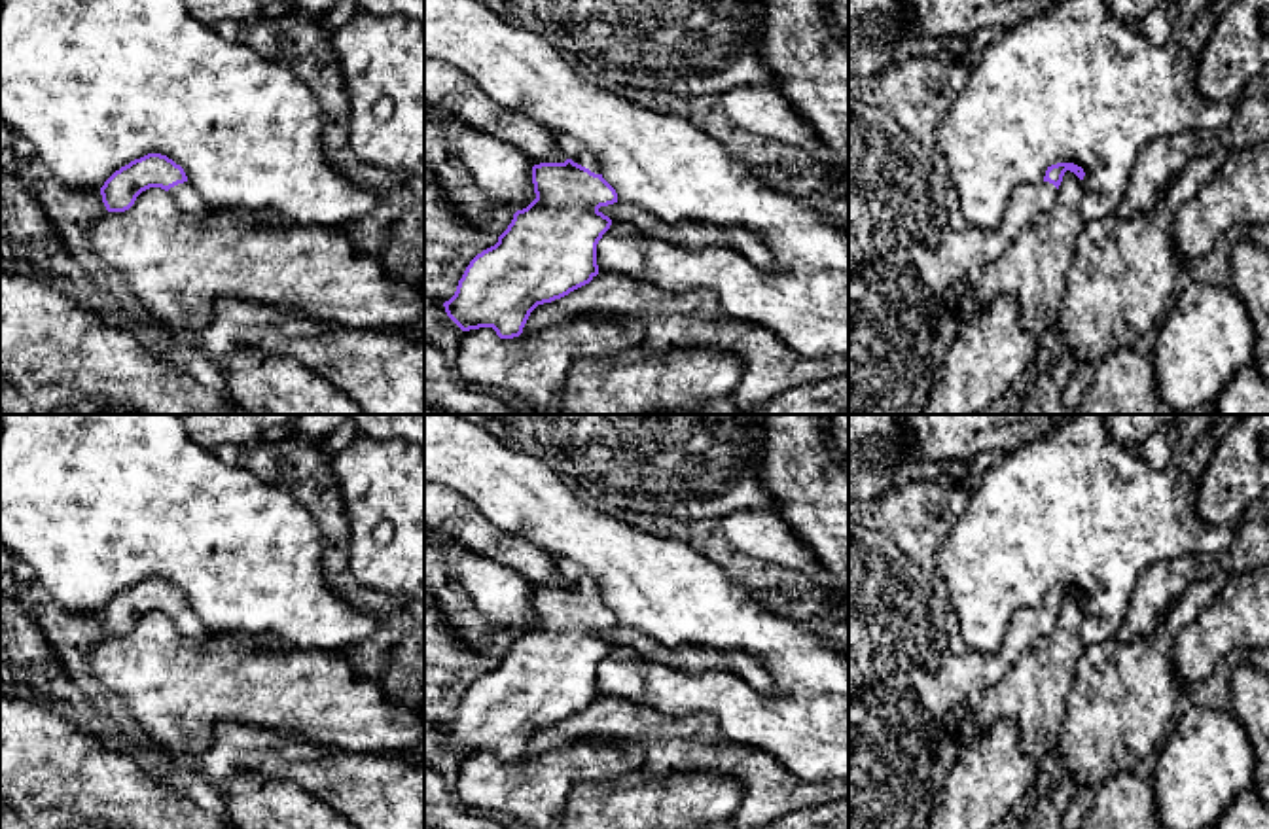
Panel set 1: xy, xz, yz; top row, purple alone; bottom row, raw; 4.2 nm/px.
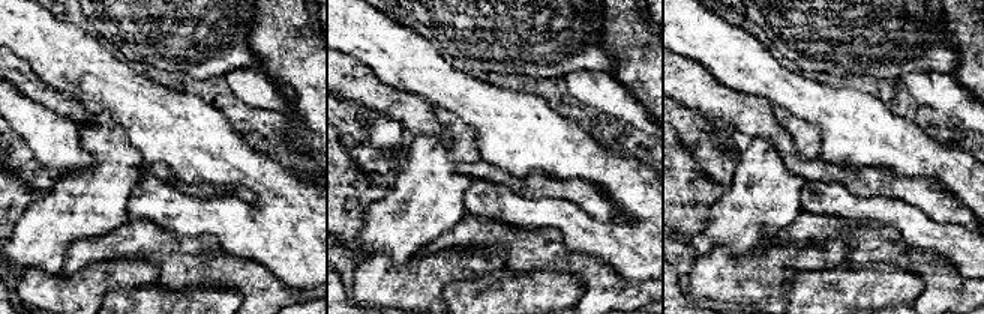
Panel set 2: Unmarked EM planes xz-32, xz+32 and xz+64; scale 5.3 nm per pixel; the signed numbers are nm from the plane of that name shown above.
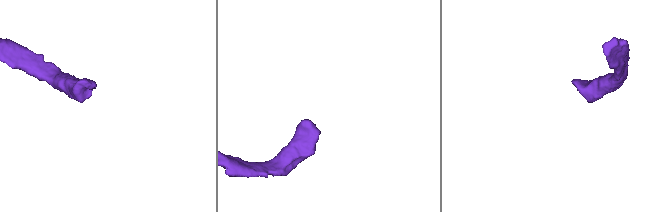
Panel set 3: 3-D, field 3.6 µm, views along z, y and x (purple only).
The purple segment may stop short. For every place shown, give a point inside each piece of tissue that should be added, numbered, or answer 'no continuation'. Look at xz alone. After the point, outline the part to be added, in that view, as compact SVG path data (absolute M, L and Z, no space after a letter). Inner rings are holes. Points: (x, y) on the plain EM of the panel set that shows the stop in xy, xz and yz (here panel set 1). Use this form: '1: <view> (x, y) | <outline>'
1: xz (572, 572) | M561 558L557 562L557 570L566 583L572 583L574 587L589 592L595 598L602 598L600 585L593 579L593 575L587 572L585 566L578 564L570 558Z

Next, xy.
1: xy (188, 623) | M189 606L170 611L169 617L176 625L178 632L188 638L205 640L208 636L206 626Z

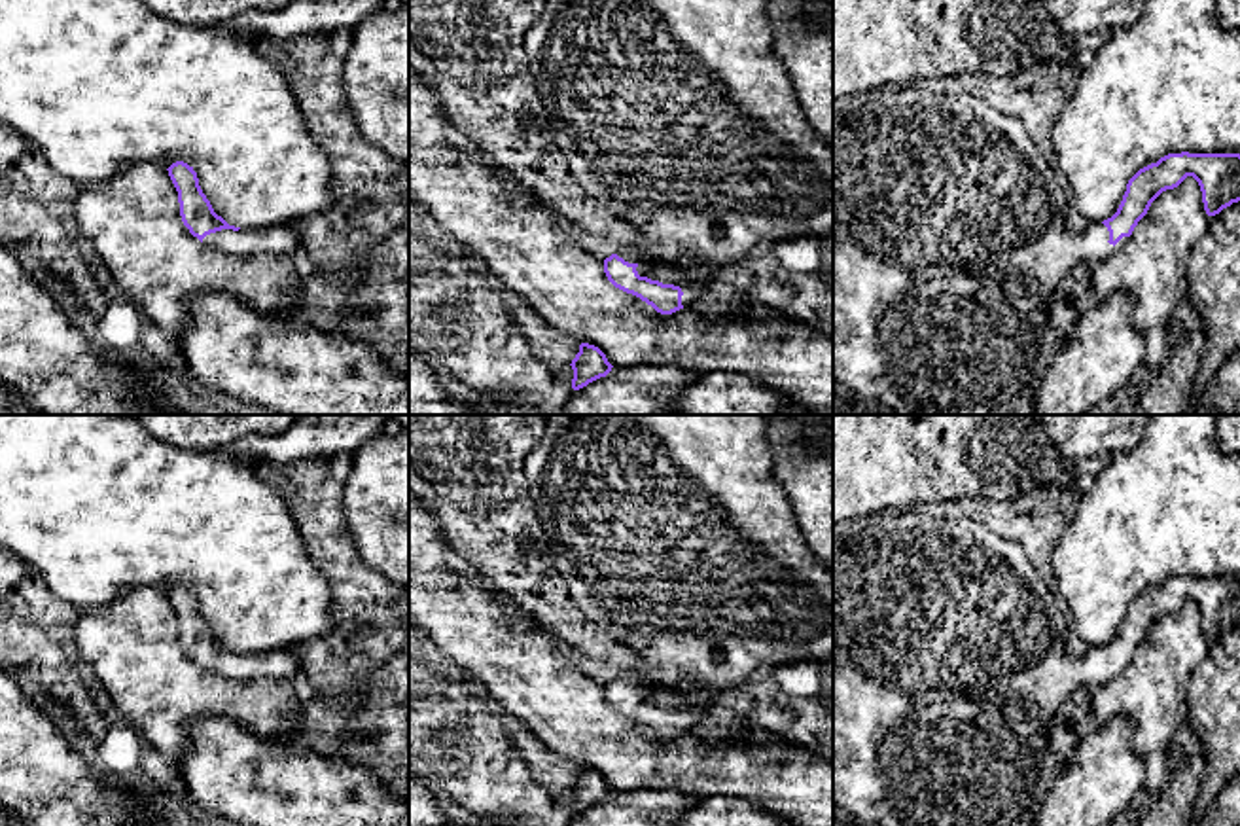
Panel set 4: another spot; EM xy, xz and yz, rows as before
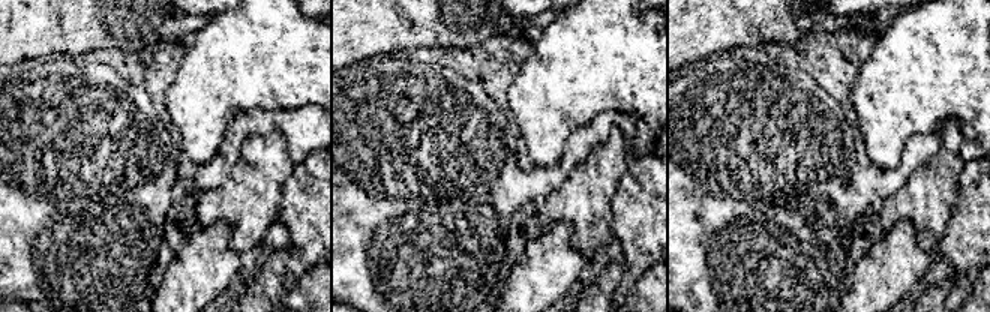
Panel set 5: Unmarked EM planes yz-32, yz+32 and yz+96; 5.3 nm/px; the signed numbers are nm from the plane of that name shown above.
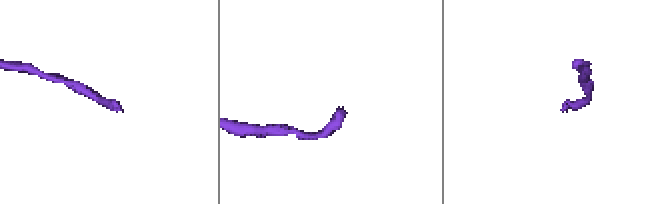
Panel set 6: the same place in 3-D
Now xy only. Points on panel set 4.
1: xy (275, 664) | M290 650L257 654L221 654L203 663L203 669L237 682L288 680L301 671L299 659Z

